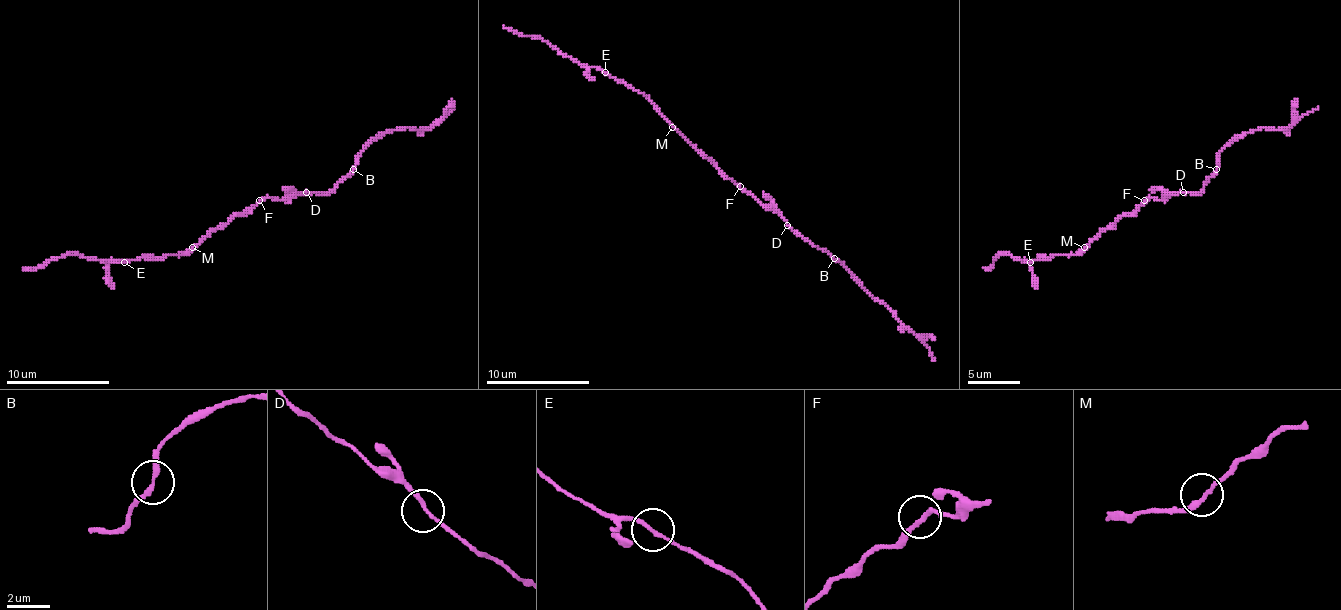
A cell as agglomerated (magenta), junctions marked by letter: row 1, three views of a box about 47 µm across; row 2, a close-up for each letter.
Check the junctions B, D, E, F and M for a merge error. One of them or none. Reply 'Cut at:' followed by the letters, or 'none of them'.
Cut at: none of them

